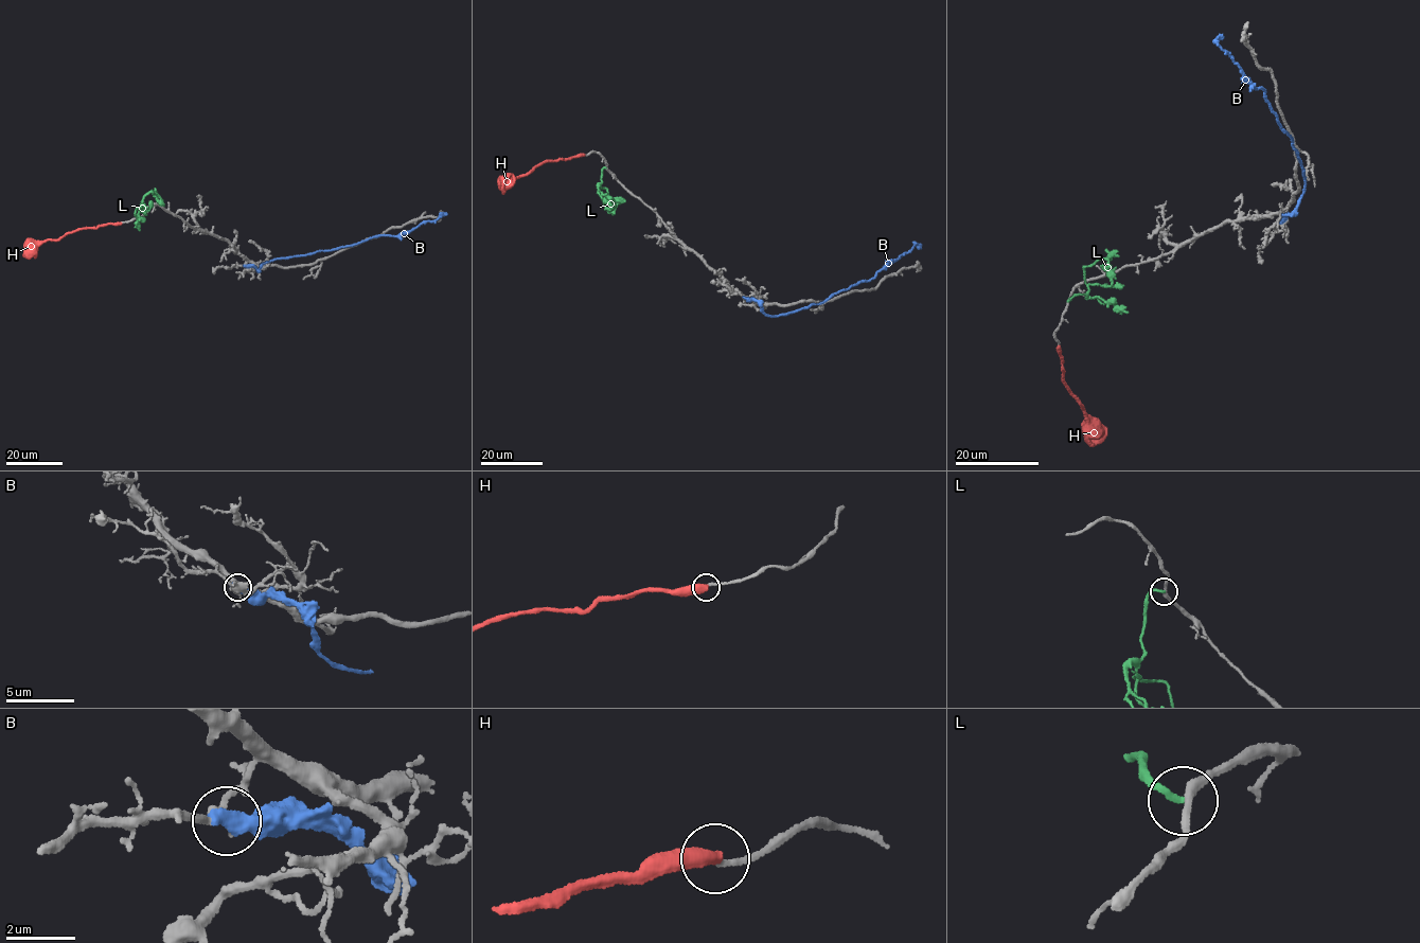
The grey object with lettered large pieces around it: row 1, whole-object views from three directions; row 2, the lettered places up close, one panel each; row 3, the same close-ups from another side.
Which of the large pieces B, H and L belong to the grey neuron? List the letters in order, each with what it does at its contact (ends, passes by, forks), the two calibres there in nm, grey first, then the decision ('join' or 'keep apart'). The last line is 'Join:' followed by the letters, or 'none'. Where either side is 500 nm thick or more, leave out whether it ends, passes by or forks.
B: it ends; calibres 240 and 480 nm; keep apart
H: it ends; calibres 160 and 480 nm; keep apart
L: it ends; calibres 240 and 180 nm; keep apart
Join: none

